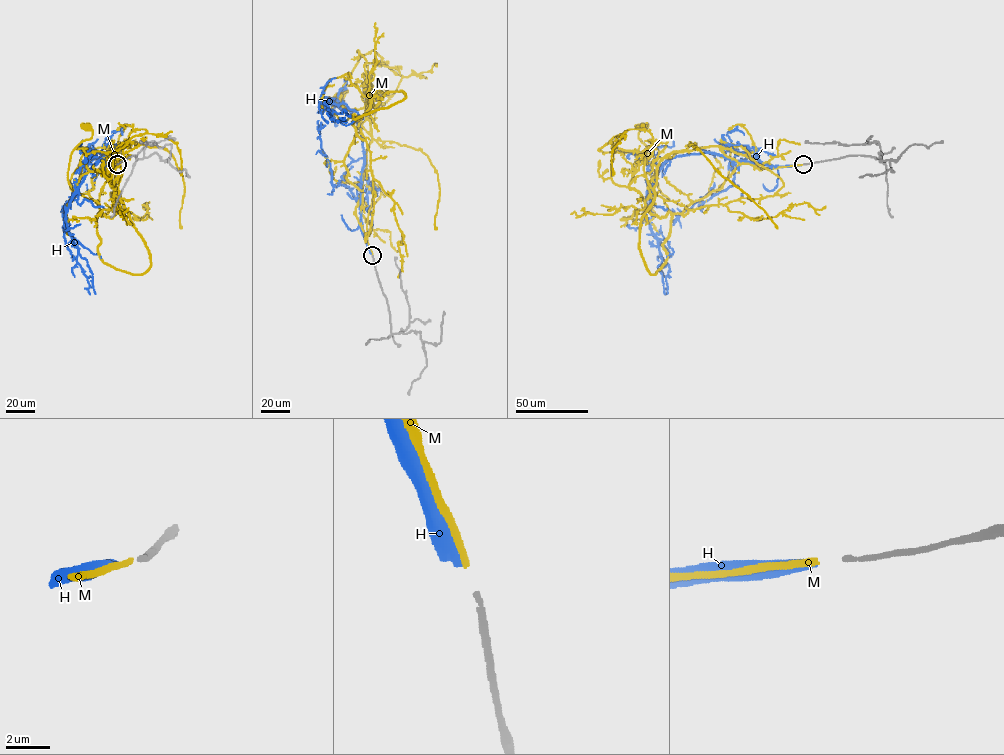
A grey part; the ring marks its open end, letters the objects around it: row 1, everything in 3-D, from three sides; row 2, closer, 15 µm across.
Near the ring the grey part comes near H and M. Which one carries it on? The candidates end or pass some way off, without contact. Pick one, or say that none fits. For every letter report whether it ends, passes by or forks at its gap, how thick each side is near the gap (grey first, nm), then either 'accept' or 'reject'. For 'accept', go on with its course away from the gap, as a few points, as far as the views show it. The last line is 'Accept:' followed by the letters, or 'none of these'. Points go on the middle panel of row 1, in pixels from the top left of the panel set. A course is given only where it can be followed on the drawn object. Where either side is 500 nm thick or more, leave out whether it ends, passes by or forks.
H: it ends; calibres 220 and 340 nm; reject
M: it ends; calibres 220 and 260 nm; accept; course (372, 254), (355, 208), (374, 91), (368, 80), (370, 107), (356, 120), (323, 109), (340, 95)
Accept: M

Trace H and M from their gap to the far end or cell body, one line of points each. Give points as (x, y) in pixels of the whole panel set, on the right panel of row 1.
H: (802, 165), (764, 165), (710, 153), (670, 158), (645, 199), (649, 228), (669, 266), (665, 294)
M: (802, 165), (760, 167), (717, 146), (659, 158), (628, 186), (659, 217), (669, 199), (649, 172), (643, 126)

